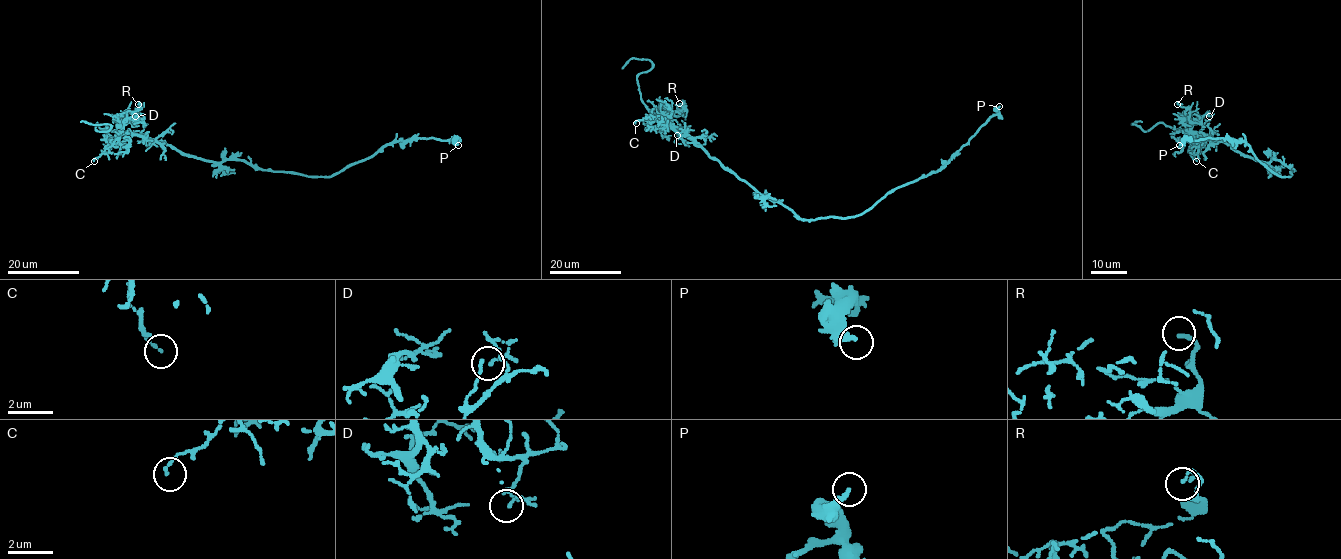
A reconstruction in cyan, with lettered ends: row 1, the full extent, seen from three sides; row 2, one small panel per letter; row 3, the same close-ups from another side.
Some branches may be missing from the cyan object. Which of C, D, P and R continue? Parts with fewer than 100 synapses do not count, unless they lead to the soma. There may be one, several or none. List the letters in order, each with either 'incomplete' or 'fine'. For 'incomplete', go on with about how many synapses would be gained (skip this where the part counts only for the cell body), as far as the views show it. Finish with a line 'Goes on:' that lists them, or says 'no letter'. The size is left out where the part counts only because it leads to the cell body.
C: fine
D: fine
P: fine
R: fine
Goes on: no letter

